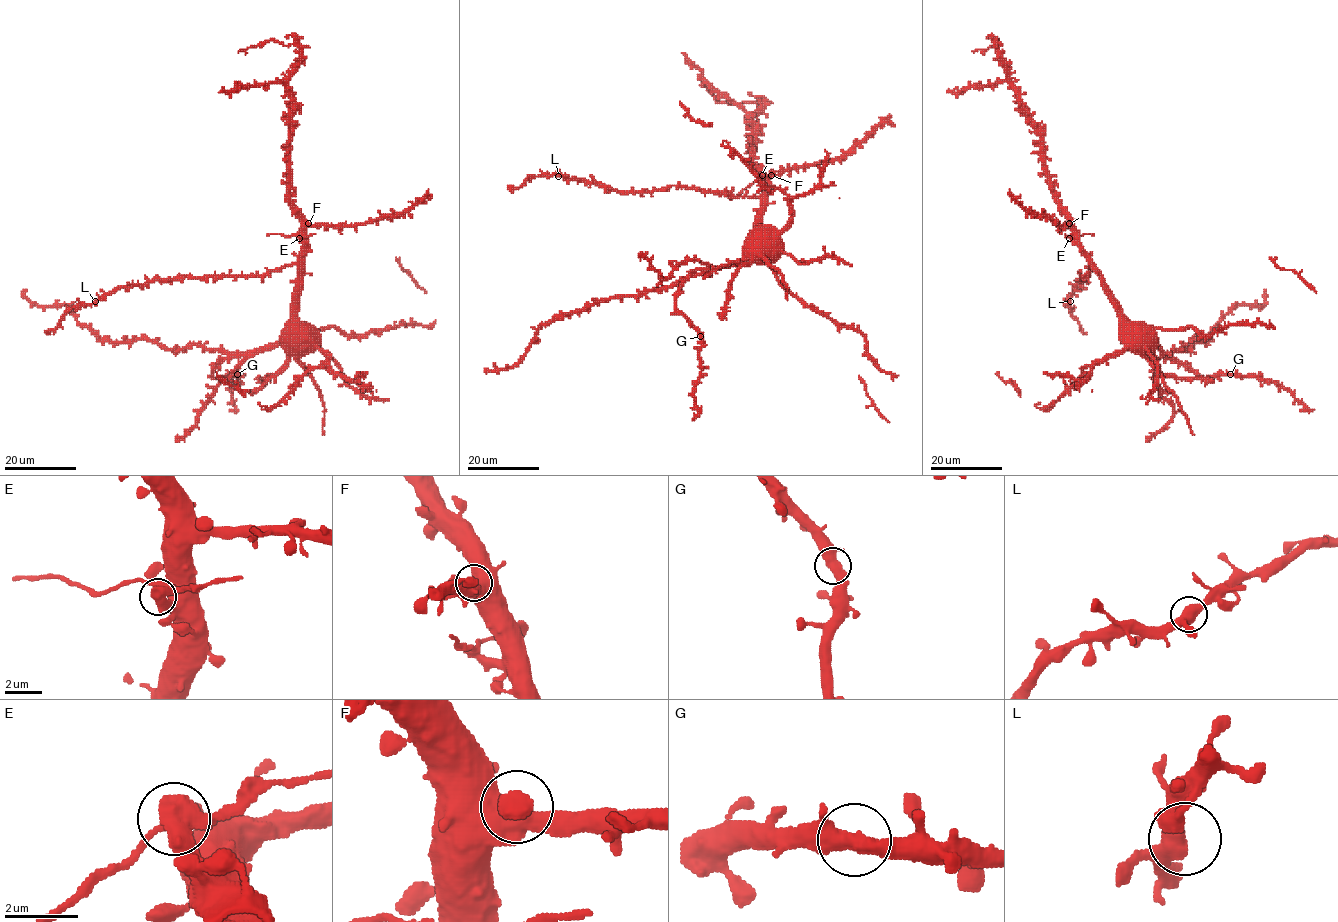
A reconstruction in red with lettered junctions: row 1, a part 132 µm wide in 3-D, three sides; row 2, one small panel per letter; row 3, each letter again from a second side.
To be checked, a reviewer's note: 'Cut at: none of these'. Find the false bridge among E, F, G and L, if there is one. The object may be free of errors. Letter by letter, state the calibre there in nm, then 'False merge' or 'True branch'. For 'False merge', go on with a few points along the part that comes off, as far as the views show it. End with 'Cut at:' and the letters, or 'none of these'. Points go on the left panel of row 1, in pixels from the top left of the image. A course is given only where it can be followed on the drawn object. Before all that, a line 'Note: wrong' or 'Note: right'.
Note: wrong
E: Thickness 440 nm. False merge. Course of the part to remove: (299, 238), (295, 234), (266, 235)
F: Thickness 480 nm. True branch
G: Thickness 440 nm. True branch
L: Thickness 400 nm. True branch
Cut at: E

